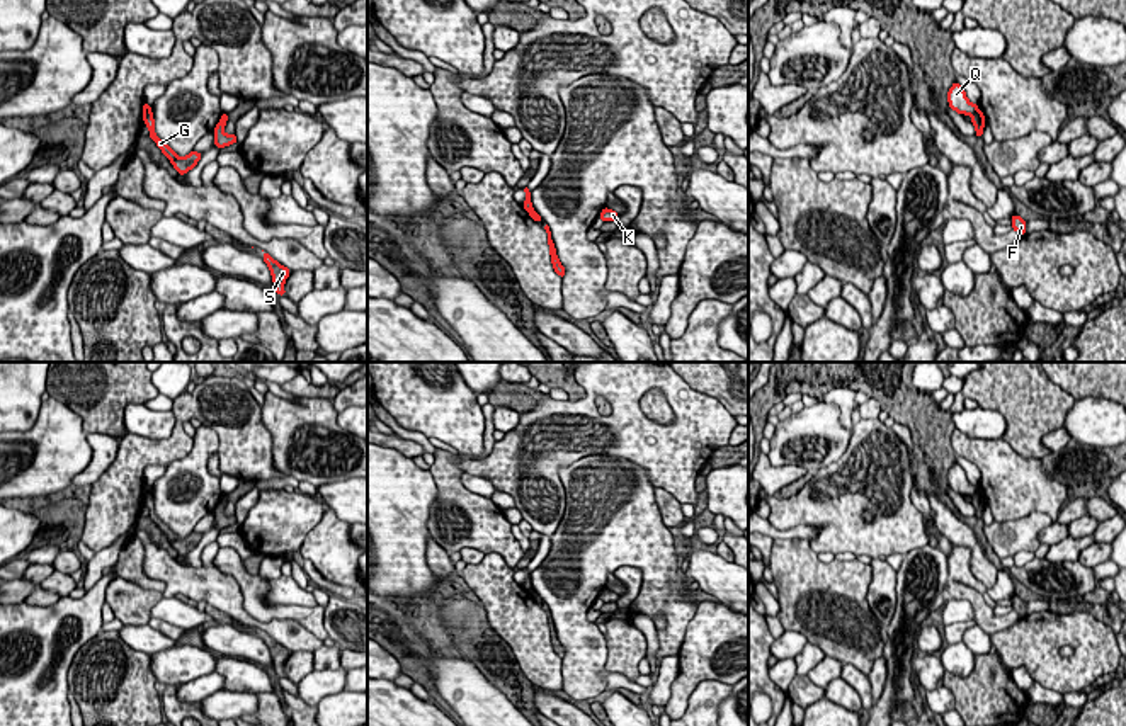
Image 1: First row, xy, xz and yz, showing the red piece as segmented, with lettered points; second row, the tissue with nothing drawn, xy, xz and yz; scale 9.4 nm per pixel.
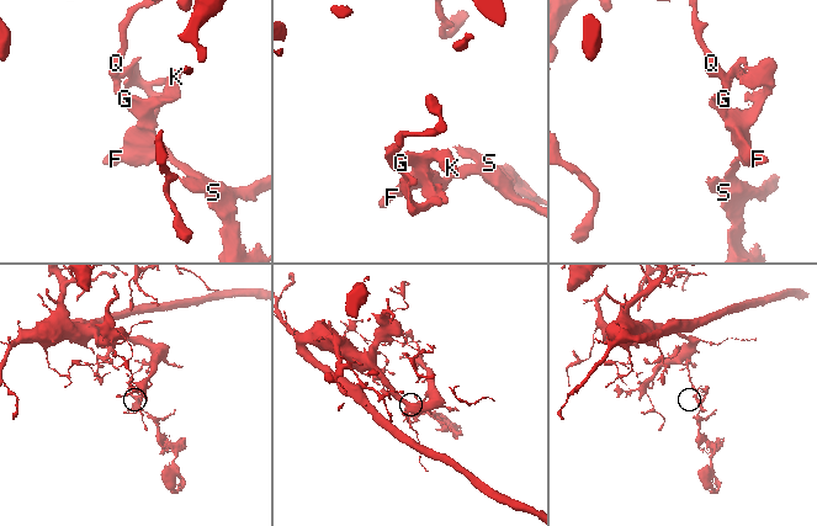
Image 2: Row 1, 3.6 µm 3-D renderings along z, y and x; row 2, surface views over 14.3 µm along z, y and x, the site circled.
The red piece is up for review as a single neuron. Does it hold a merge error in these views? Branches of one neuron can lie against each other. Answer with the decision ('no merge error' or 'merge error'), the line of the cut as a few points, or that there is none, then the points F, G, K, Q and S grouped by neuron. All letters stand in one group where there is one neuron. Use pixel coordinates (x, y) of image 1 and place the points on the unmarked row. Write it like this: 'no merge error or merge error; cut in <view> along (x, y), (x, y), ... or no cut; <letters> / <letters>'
merge error; cut in yz along (978, 490), (972, 497); F G K S / Q

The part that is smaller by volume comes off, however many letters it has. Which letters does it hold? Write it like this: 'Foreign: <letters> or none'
Foreign: F, G, K, S

